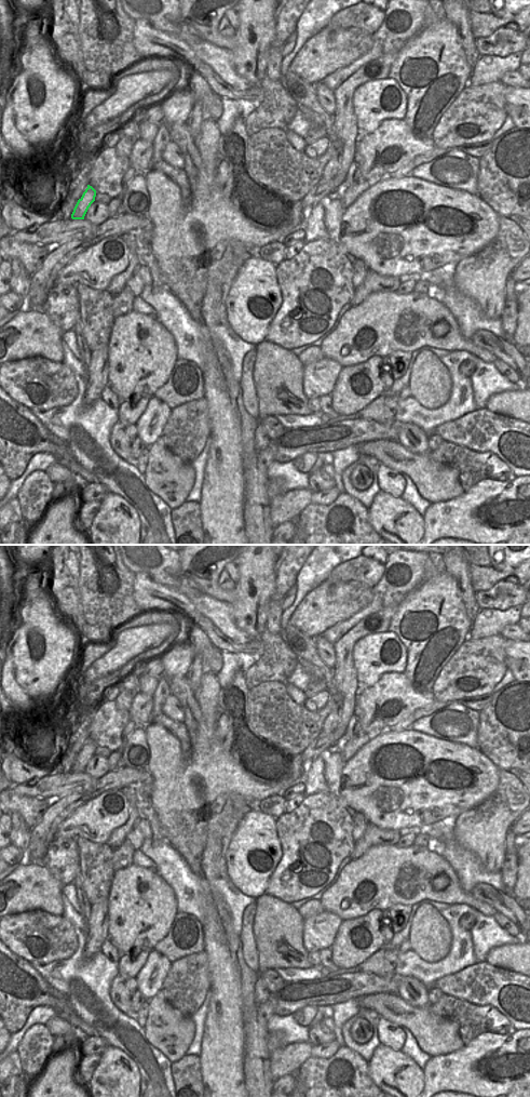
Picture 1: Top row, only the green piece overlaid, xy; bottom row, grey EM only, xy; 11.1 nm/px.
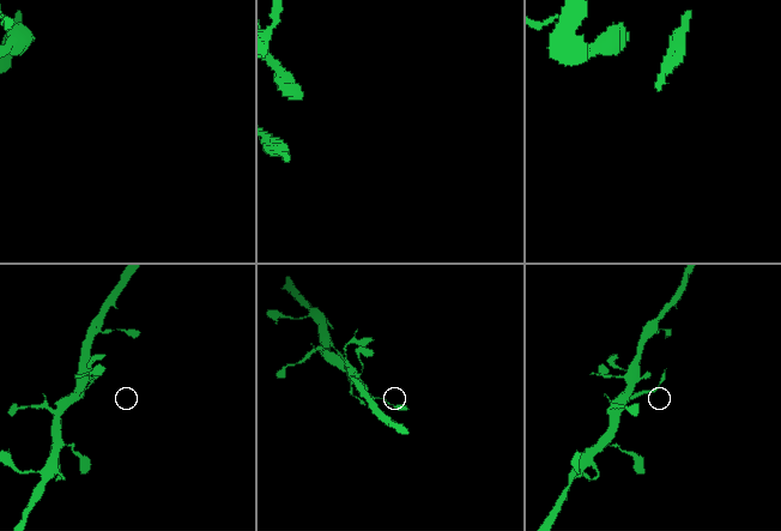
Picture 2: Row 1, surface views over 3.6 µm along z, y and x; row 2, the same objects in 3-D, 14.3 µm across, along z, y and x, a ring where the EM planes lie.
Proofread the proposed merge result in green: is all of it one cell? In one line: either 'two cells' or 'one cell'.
two cells

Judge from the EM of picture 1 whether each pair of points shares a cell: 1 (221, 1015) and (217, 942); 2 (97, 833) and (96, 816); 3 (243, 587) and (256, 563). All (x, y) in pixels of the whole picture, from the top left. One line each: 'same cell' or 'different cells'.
1: same cell
2: same cell
3: same cell

